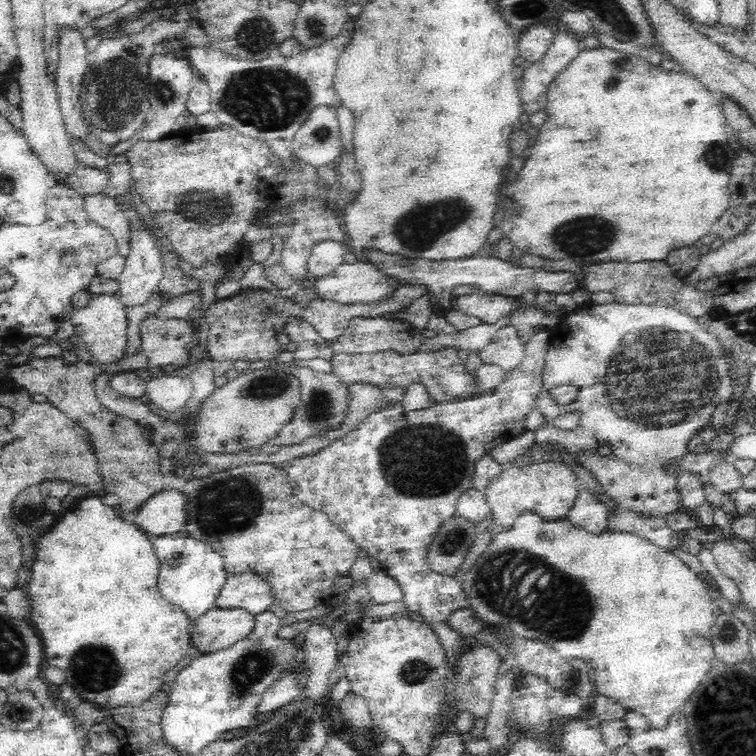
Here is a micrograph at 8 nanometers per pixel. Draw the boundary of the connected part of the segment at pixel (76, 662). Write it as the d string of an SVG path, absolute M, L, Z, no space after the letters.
M86 497L75 507L71 507L58 524L52 525L46 533L36 540L36 558L30 570L30 582L28 582L28 596L32 600L30 620L34 628L38 628L38 636L42 640L46 664L50 667L64 670L64 682L71 684L83 701L88 701L102 708L111 709L118 707L137 707L144 704L164 684L164 674L175 667L181 658L191 652L192 645L189 642L188 625L190 622L187 614L176 605L168 603L160 593L157 586L157 572L160 568L158 558L154 556L152 543L144 533L136 529L134 524L124 524L124 521L116 519L114 507L106 506L100 498Z

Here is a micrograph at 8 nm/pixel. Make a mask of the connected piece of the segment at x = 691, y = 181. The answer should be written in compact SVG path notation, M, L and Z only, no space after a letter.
M600 47L593 50L582 48L576 58L568 63L568 66L564 66L556 74L556 78L548 84L547 94L548 120L542 124L540 134L536 136L532 148L528 148L528 158L524 166L516 172L516 178L506 188L505 192L508 194L502 194L504 220L500 221L499 226L514 248L538 259L549 260L549 262L552 260L575 262L580 269L592 264L600 264L600 262L612 262L612 260L618 260L618 262L664 261L669 252L672 252L672 248L696 244L702 236L706 236L714 228L714 224L720 220L720 216L723 215L730 202L729 181L735 157L735 145L727 138L730 130L725 126L725 119L720 109L720 102L718 102L718 93L678 68L667 72L662 67L653 66L638 56Z

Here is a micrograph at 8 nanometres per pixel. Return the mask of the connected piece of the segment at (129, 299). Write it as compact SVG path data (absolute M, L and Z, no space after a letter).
M131 208L124 210L132 228L130 254L126 256L126 268L118 280L120 299L125 306L144 303L148 293L157 285L163 266L148 232L137 226L137 216Z

